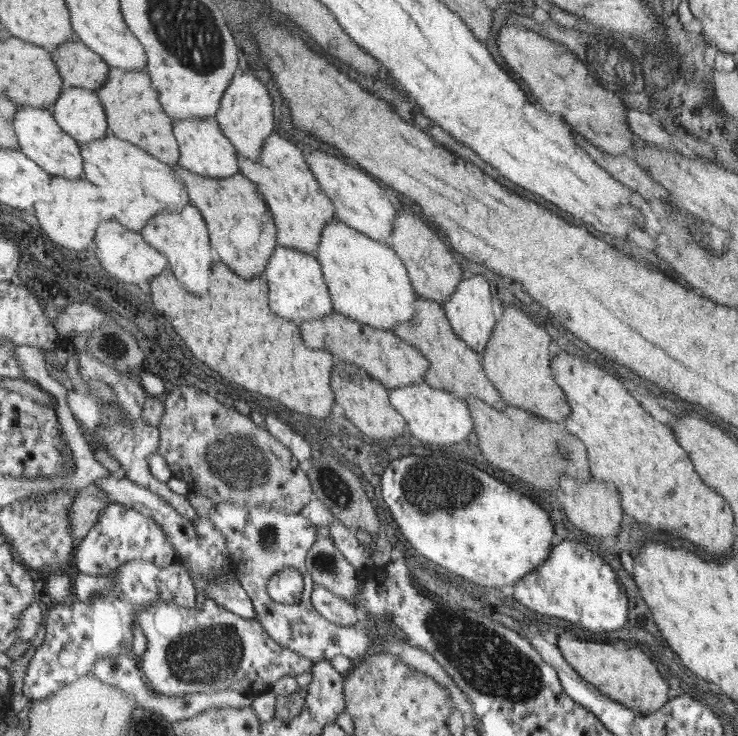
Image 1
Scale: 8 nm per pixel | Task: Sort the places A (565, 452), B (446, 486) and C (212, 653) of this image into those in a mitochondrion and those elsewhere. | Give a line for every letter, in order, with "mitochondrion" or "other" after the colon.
A: mitochondrion
B: mitochondrion
C: mitochondrion

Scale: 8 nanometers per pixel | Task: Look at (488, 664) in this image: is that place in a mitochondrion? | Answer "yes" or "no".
yes

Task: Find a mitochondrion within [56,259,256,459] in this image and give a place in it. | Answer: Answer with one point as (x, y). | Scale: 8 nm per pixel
(110, 349)

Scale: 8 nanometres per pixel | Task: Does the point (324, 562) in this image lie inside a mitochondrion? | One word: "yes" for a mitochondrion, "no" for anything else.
yes

